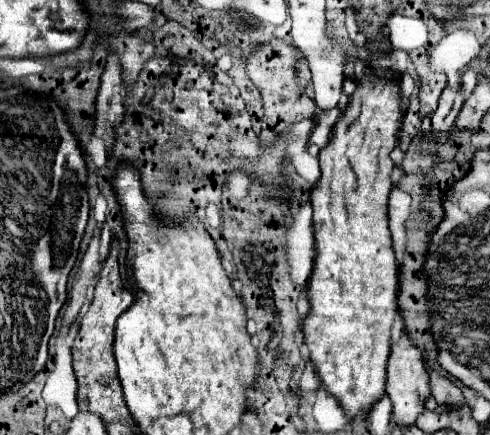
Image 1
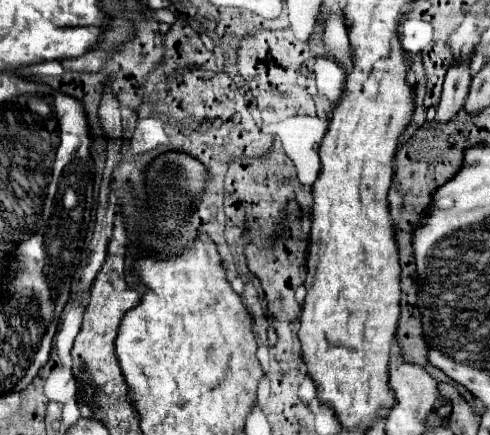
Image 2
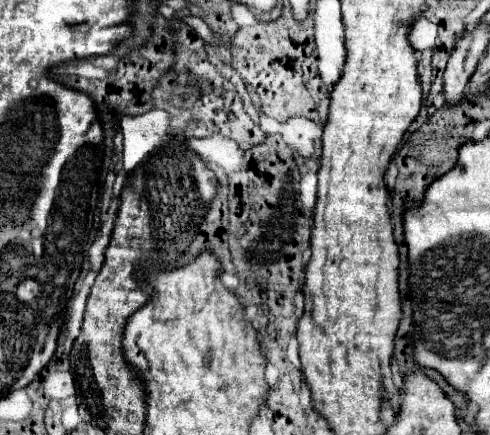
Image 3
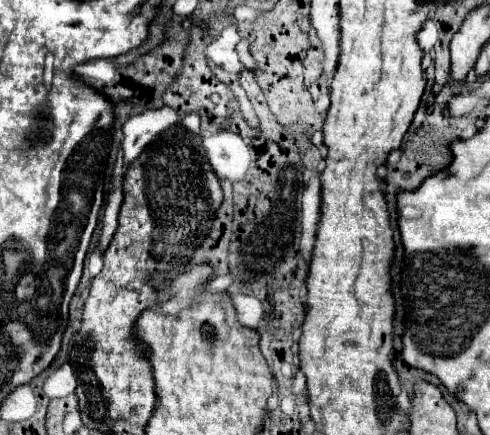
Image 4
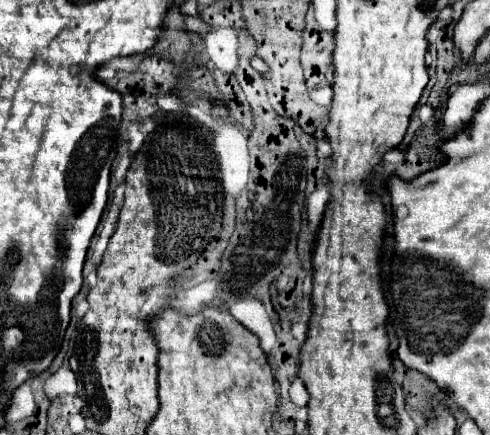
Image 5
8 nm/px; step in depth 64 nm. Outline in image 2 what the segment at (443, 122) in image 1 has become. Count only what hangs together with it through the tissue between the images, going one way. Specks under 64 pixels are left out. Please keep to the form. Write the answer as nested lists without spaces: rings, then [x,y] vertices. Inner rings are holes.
[[[470,62],[450,66],[444,78],[444,90],[436,110],[436,122],[450,122],[458,110],[462,110],[470,88]]]

